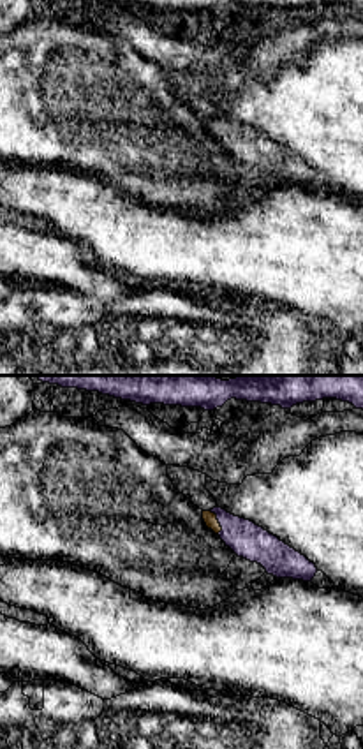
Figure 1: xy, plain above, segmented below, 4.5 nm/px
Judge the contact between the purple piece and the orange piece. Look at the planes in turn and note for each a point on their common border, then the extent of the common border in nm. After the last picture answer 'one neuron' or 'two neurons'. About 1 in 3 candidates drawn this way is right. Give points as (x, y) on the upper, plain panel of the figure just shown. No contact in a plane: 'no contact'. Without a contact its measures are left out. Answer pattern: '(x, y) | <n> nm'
(219, 127) | 120 nm

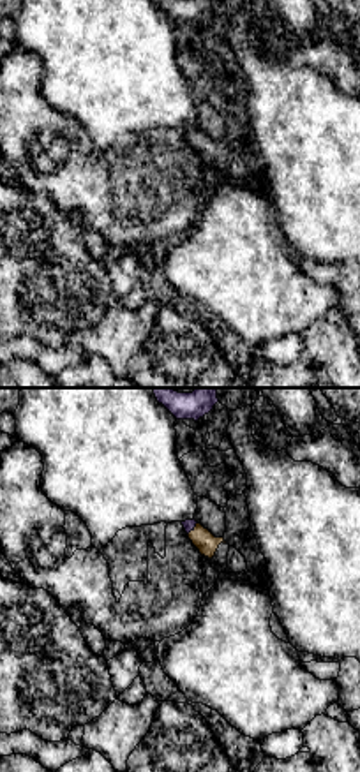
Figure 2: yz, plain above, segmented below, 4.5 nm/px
(193, 134) | 80 nm

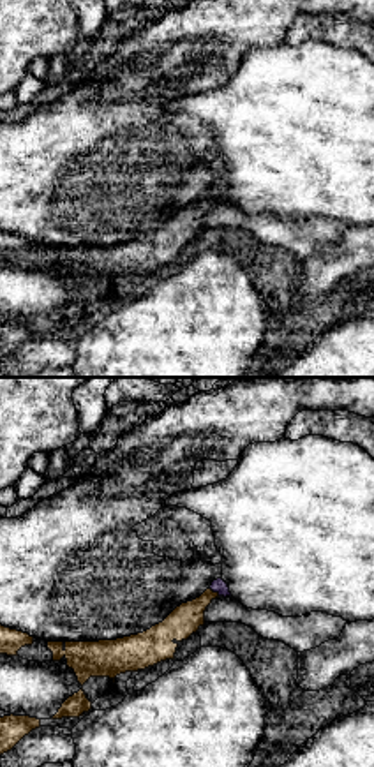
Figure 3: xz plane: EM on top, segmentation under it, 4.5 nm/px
(216, 196) | 60 nm

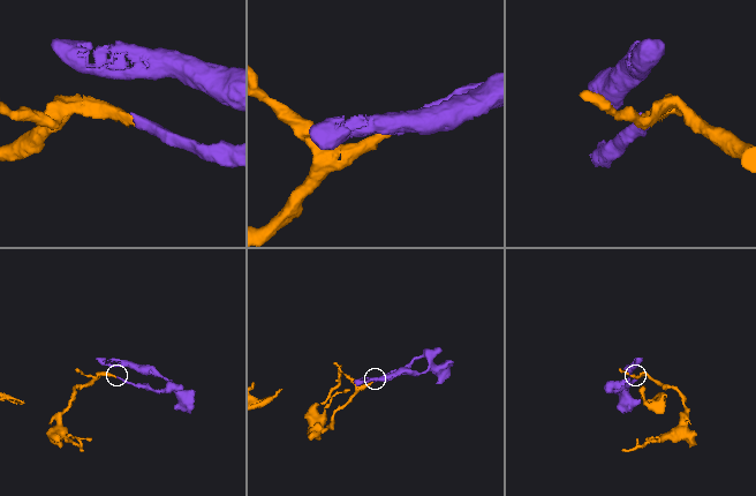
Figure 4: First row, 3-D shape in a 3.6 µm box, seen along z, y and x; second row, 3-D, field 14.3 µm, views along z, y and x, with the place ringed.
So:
one neuron

